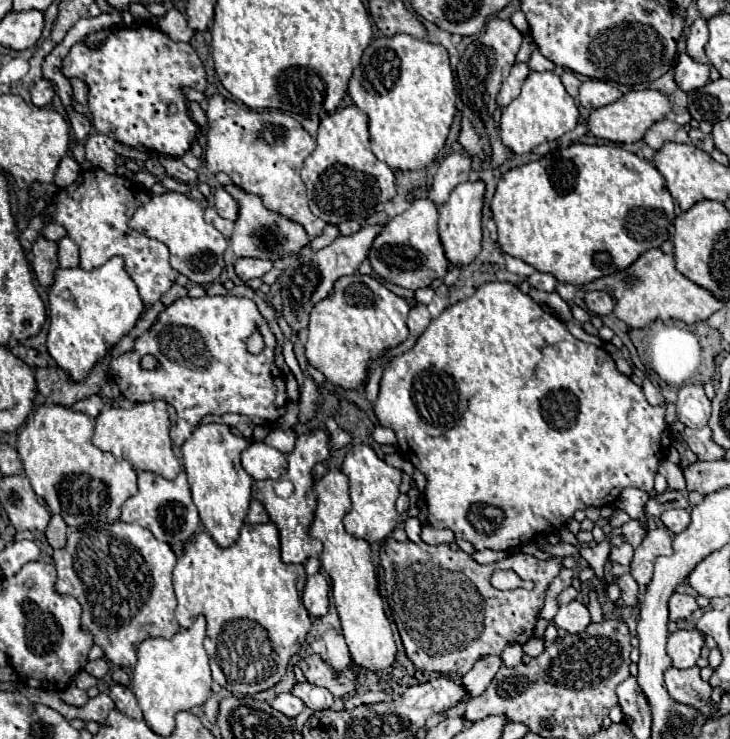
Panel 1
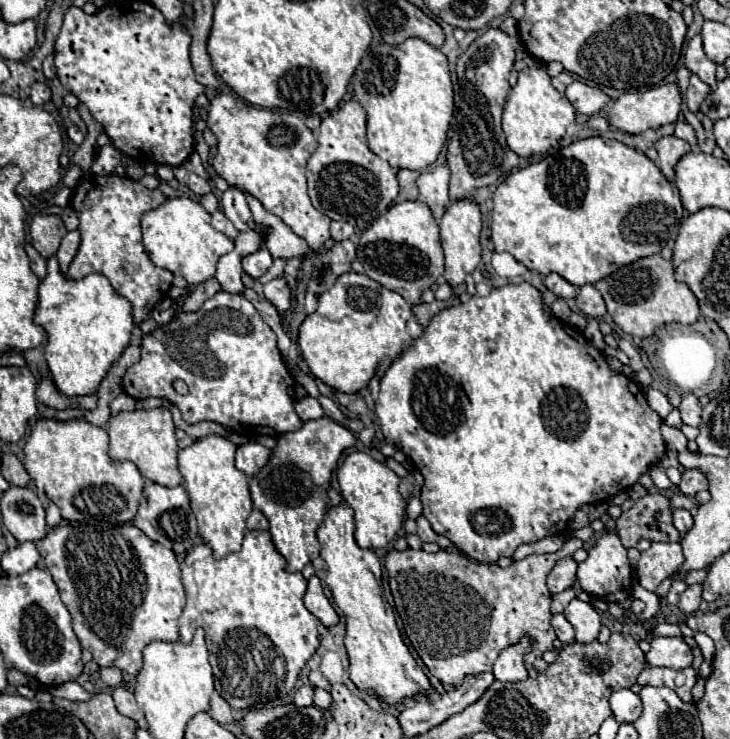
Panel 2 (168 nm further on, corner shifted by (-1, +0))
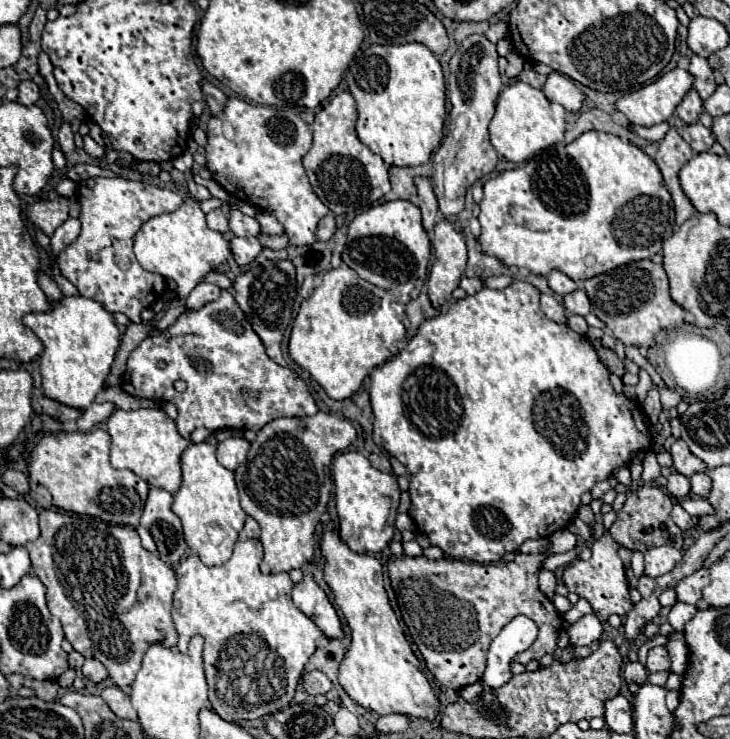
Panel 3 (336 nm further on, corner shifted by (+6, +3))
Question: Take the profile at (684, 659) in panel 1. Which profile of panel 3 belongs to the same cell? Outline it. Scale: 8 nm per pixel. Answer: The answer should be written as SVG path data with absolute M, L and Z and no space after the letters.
M655 646L649 650L647 656L647 668L649 672L663 672L663 670L671 670L671 658L665 646Z

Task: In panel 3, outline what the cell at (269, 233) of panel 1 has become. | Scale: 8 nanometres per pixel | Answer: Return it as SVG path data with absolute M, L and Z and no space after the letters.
M201 282L201 284L199 284L199 286L195 286L195 288L193 288L193 292L189 294L189 298L187 298L187 308L189 308L189 310L201 308L203 304L217 300L217 298L219 298L219 292L221 292L221 288L219 288L217 284Z

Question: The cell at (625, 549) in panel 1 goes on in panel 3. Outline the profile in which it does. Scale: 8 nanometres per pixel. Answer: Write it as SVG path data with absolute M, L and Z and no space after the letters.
M605 532L603 536L595 538L595 542L591 546L593 554L587 562L575 560L563 572L563 582L569 588L569 592L575 592L581 598L585 598L593 606L593 612L601 622L605 622L611 614L625 616L633 608L633 604L629 600L629 584L625 578L625 568L623 568L623 562L619 558L617 550L619 550L617 542L613 542L613 538Z

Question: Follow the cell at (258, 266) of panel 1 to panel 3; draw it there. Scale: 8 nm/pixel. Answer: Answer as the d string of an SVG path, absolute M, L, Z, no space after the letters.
M233 238L231 240L231 252L233 252L233 258L235 262L243 268L243 266L249 266L259 254L261 254L263 246L259 244L257 238Z

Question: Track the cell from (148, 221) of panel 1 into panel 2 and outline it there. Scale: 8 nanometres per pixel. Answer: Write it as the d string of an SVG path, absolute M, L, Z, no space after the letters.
M190 197L168 199L158 209L144 213L142 245L156 267L168 269L174 275L182 275L190 285L198 285L214 277L218 259L234 249L234 241L212 229L206 209Z

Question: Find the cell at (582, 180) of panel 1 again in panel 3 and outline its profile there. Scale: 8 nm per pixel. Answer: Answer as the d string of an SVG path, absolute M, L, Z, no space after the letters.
M597 130L581 134L571 144L543 150L521 168L495 174L485 182L483 192L485 198L479 204L483 252L539 276L559 270L575 282L585 282L627 262L651 258L661 252L663 240L673 234L675 226L673 200L657 164L637 146Z

